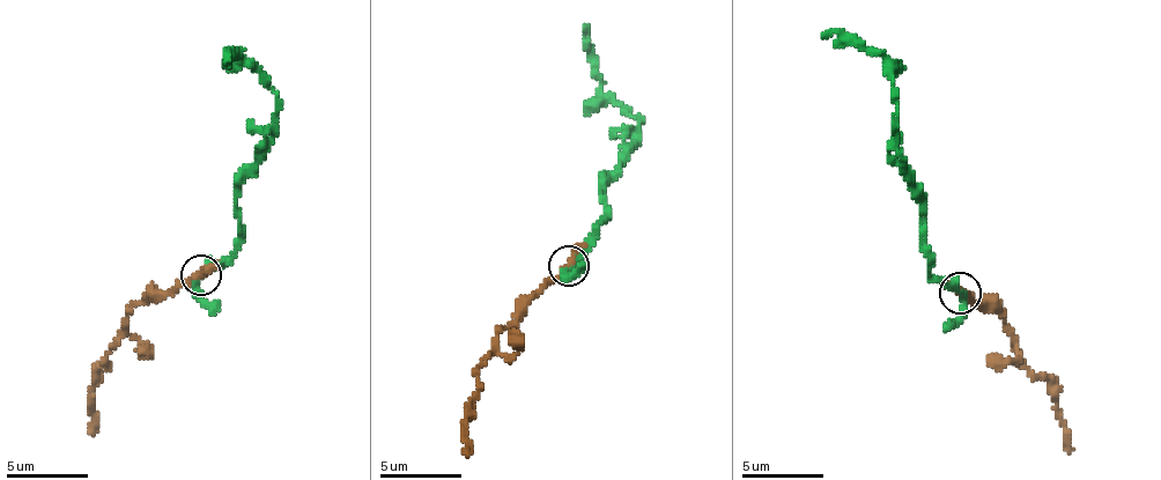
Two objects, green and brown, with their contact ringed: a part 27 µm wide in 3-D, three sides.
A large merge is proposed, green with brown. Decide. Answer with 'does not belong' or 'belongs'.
belongs

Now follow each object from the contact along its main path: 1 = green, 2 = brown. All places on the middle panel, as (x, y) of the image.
1: (569, 266), (601, 223), (599, 181), (635, 140), (638, 118), (600, 89), (584, 27)
2: (569, 266), (545, 280), (501, 331), (478, 374), (466, 406), (467, 455)

